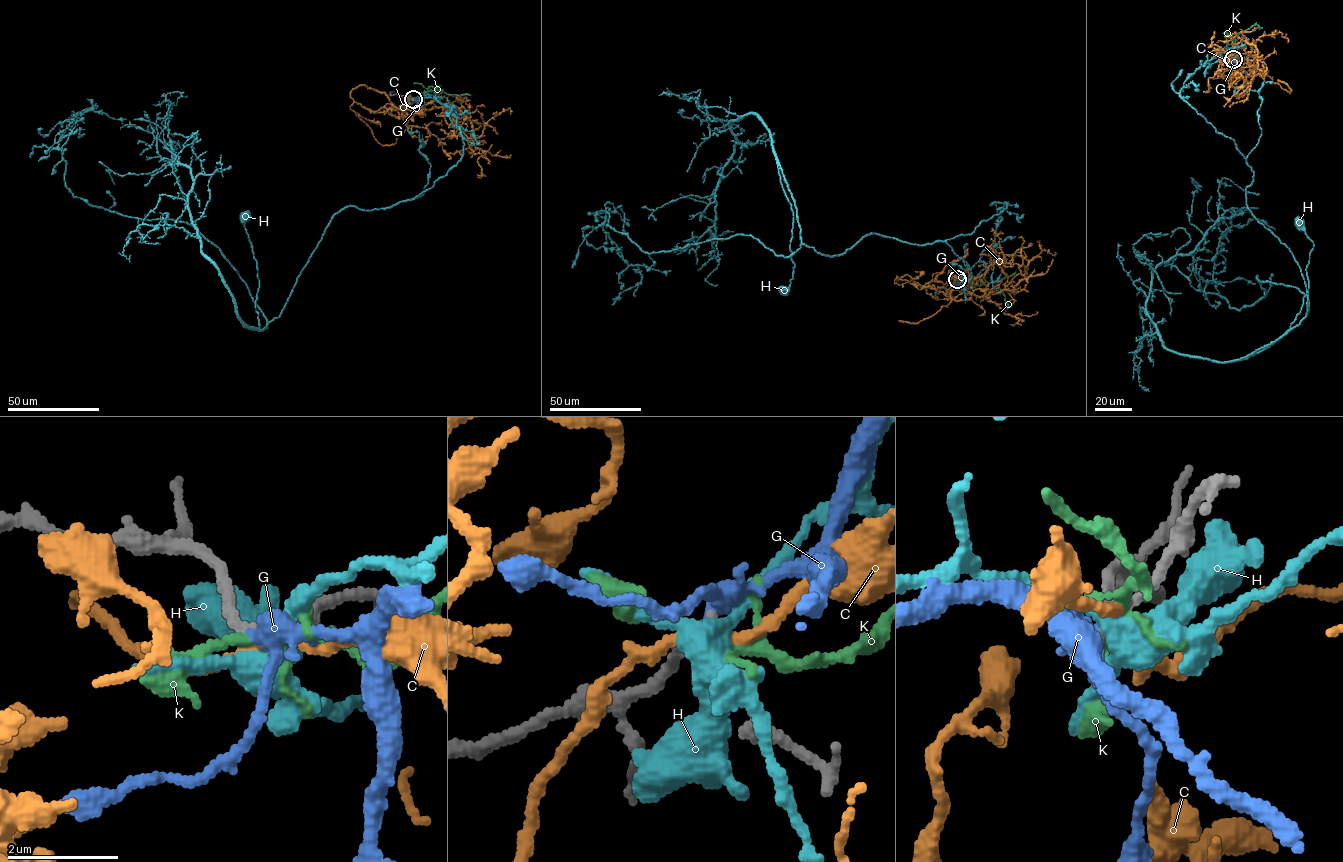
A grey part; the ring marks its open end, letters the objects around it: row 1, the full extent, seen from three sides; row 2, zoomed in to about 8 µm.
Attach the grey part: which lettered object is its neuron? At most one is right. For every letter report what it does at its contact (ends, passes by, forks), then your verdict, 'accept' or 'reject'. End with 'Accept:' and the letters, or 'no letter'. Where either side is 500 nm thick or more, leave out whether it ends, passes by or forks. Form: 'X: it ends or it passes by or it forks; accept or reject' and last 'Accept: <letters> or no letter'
C: it passes by; reject
G: it forks; accept
H: it forks; reject
K: it forks; reject
Accept: G

